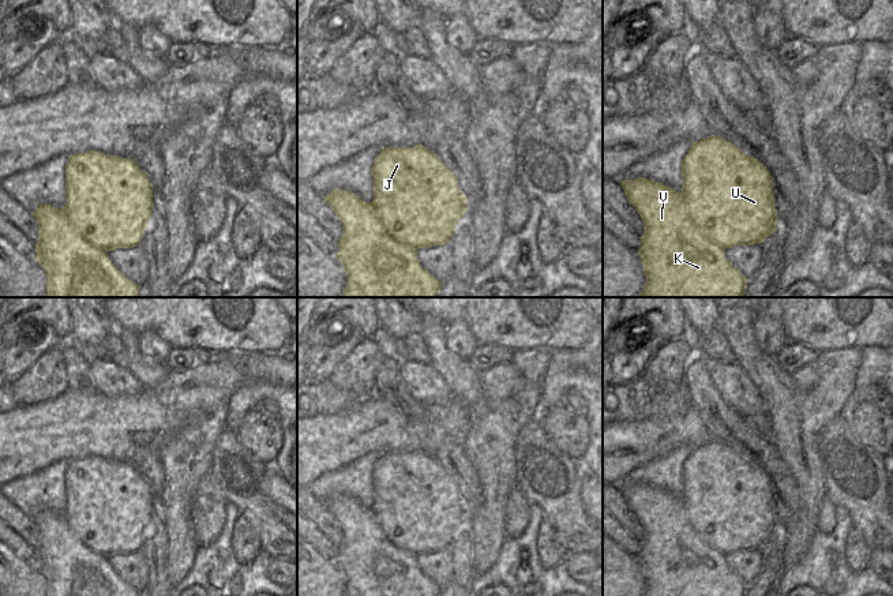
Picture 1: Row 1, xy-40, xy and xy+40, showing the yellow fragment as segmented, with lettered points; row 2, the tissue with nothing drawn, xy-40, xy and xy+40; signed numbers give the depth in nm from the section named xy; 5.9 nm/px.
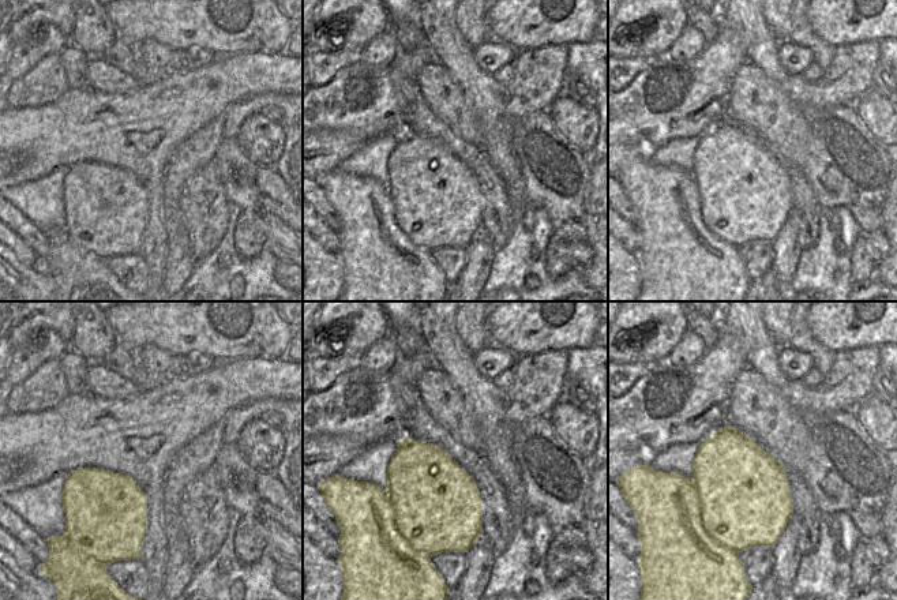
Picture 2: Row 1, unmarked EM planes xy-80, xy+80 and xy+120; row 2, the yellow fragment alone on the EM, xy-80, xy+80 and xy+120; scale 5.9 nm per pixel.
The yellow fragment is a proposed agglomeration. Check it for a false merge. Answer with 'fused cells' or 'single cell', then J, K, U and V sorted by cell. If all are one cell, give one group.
fused cells; J U / K V

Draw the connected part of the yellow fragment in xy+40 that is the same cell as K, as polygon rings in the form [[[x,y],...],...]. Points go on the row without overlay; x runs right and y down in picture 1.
[[[645,483],[623,486],[622,492],[644,528],[638,555],[646,582],[644,596],[746,596],[747,585],[725,563],[725,554],[708,546],[693,528],[682,498]]]

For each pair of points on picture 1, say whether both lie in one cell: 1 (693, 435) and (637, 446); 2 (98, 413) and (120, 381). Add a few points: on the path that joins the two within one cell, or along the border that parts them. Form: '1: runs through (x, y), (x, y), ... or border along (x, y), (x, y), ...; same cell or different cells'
1: runs through (679, 434), (661, 434), (651, 439); same cell
2: border along (141, 390), (115, 397), (96, 393); different cells

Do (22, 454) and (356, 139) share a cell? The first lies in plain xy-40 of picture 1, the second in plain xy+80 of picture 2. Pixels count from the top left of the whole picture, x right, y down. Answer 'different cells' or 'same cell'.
same cell

